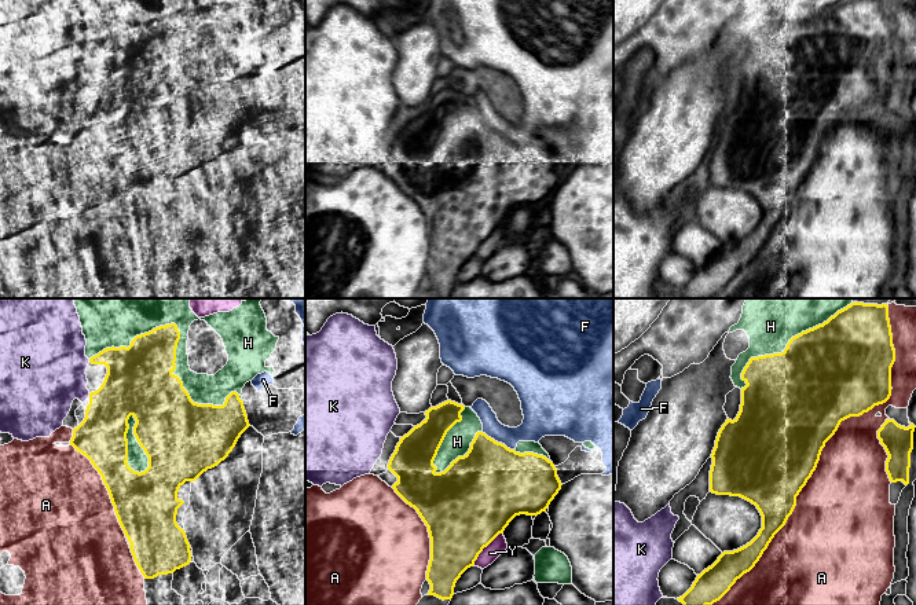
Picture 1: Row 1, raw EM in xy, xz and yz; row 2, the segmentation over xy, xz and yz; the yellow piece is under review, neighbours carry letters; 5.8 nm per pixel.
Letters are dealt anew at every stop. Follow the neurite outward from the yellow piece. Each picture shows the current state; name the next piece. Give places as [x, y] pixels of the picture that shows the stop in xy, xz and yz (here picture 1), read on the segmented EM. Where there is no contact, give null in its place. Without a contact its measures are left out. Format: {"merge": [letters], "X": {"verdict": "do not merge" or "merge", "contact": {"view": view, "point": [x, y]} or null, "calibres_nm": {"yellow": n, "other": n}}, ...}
{"merge": [], "A": {"verdict": "do not merge", "contact": {"view": "yz", "point": [824, 446]}, "calibres_nm": {"yellow": 500, "other": 420}}, "F": {"verdict": "do not merge", "contact": {"view": "xz", "point": [497, 442]}, "calibres_nm": {"yellow": 460, "other": 160}}, "H": {"verdict": "do not merge", "contact": {"view": "xy", "point": [176, 347]}, "calibres_nm": {"yellow": 340, "other": 220}}, "K": {"verdict": "do not merge", "contact": {"view": "xy", "point": [90, 360]}, "calibres_nm": {"yellow": 280, "other": 460}}, "Y": {"verdict": "do not merge", "contact": {"view": "xz", "point": [484, 546]}, "calibres_nm": {"yellow": 480, "other": 90}}}

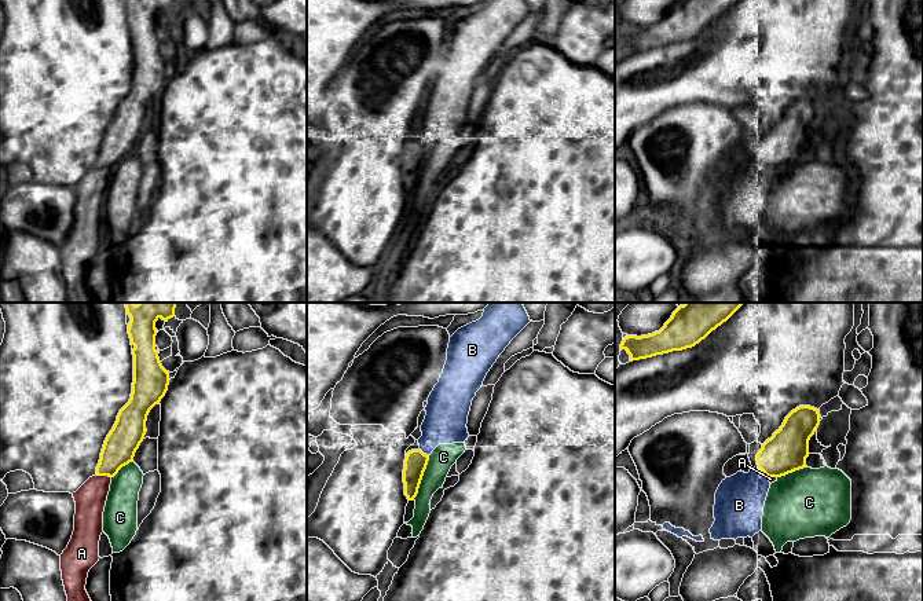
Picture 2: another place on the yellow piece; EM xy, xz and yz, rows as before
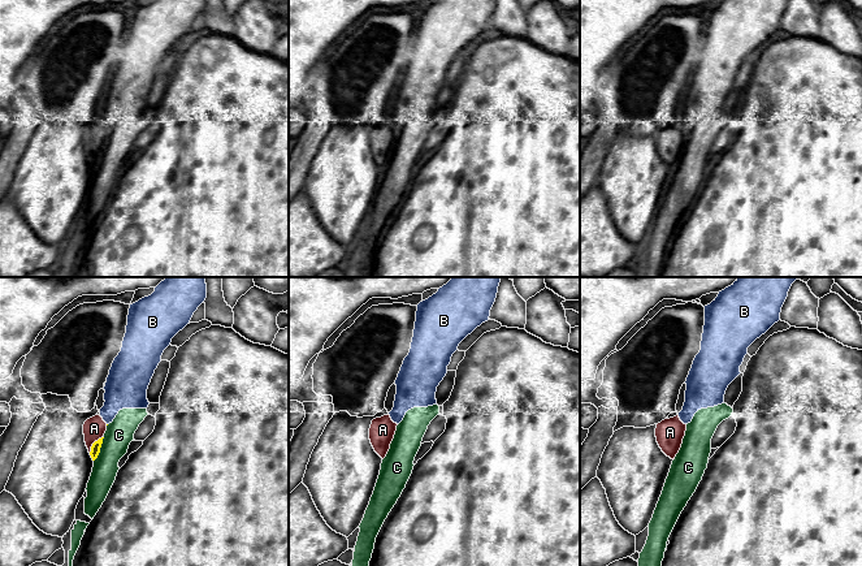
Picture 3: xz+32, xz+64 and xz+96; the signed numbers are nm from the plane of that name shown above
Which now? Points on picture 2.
{"merge": ["A"], "A": {"verdict": "merge", "contact": {"view": "xy", "point": [103, 475]}, "calibres_nm": {"yellow": 190, "other": 180}}, "B": {"verdict": "do not merge", "contact": {"view": "xz", "point": [422, 453]}, "calibres_nm": {"yellow": 130, "other": 240}}, "C": {"verdict": "do not merge", "contact": {"view": "xz", "point": [421, 477]}, "calibres_nm": {"yellow": 130, "other": 150}}}

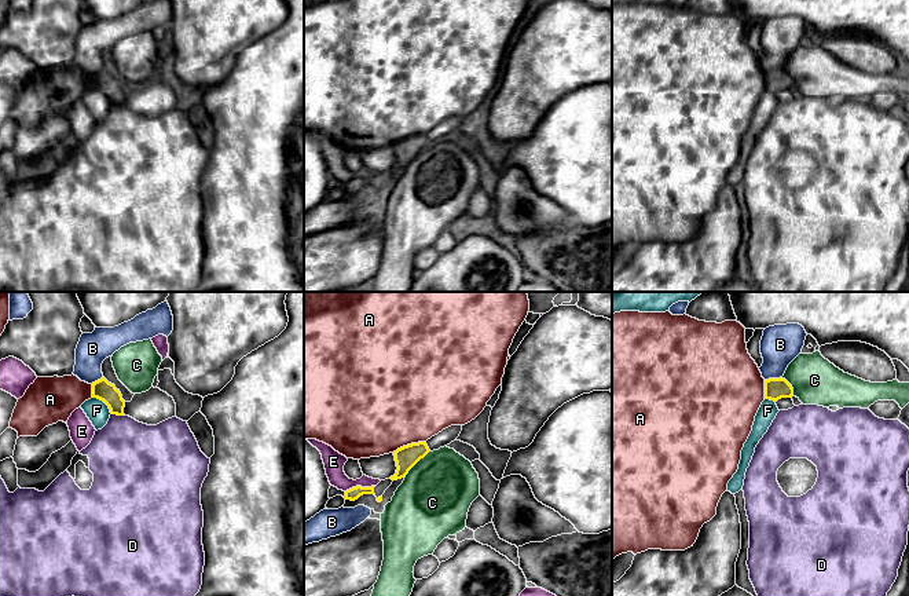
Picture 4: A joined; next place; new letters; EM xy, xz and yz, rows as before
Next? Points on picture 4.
{"merge": [], "A": {"verdict": "do not merge", "contact": {"view": "xz", "point": [409, 445]}, "calibres_nm": {"yellow": 140, "other": 500}}, "B": {"verdict": "do not merge", "contact": {"view": "yz", "point": [773, 379]}, "calibres_nm": {"yellow": 130, "other": 240}}, "C": {"verdict": "do not merge", "contact": {"view": "xz", "point": [417, 461]}, "calibres_nm": {"yellow": 140, "other": 420}}, "D": {"verdict": "do not merge", "contact": {"view": "xy", "point": [118, 414]}, "calibres_nm": {"yellow": 120, "other": 440}}, "E": {"verdict": "do not merge", "contact": {"view": "xz", "point": [359, 486]}, "calibres_nm": {"yellow": 70, "other": 120}}, "F": {"verdict": "do not merge", "contact": {"view": "xy", "point": [103, 401]}, "calibres_nm": {"yellow": 120, "other": 140}}}

